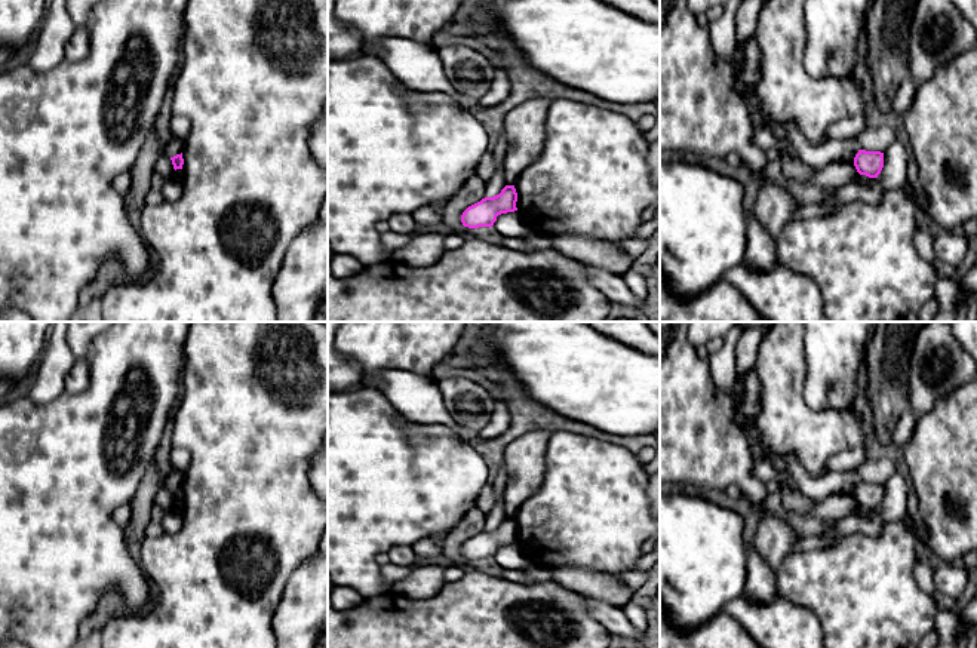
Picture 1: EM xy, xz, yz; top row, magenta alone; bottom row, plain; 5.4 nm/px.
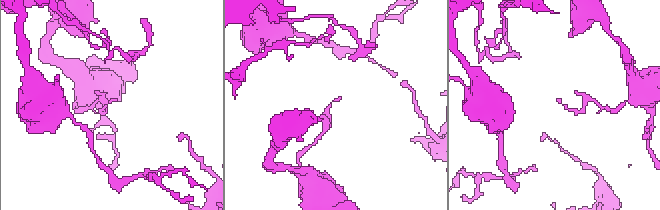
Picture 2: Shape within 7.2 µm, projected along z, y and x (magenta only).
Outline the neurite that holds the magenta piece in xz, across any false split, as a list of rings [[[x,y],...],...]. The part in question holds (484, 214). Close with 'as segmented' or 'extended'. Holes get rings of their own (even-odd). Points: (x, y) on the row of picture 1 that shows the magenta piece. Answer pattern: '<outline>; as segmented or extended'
[[[506,185],[500,194],[468,206],[461,215],[461,222],[468,228],[492,227],[498,215],[517,211],[516,202],[514,185]]]; as segmented

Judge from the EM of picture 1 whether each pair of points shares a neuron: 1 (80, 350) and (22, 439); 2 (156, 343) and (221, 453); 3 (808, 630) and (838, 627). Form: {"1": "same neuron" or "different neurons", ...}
{"1": "different neurons", "2": "different neurons", "3": "different neurons"}

